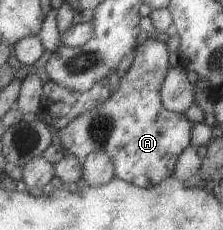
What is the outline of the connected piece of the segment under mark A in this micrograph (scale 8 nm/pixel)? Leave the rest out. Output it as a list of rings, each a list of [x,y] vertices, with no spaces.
[[[147,33],[145,41],[137,45],[134,52],[128,71],[118,79],[117,90],[92,110],[77,116],[63,129],[55,131],[54,138],[66,153],[73,154],[79,161],[88,153],[103,150],[112,161],[116,178],[140,188],[148,188],[172,175],[177,156],[190,145],[189,136],[193,124],[182,113],[167,111],[161,105],[160,85],[170,68],[170,52],[165,42],[154,39]]]

